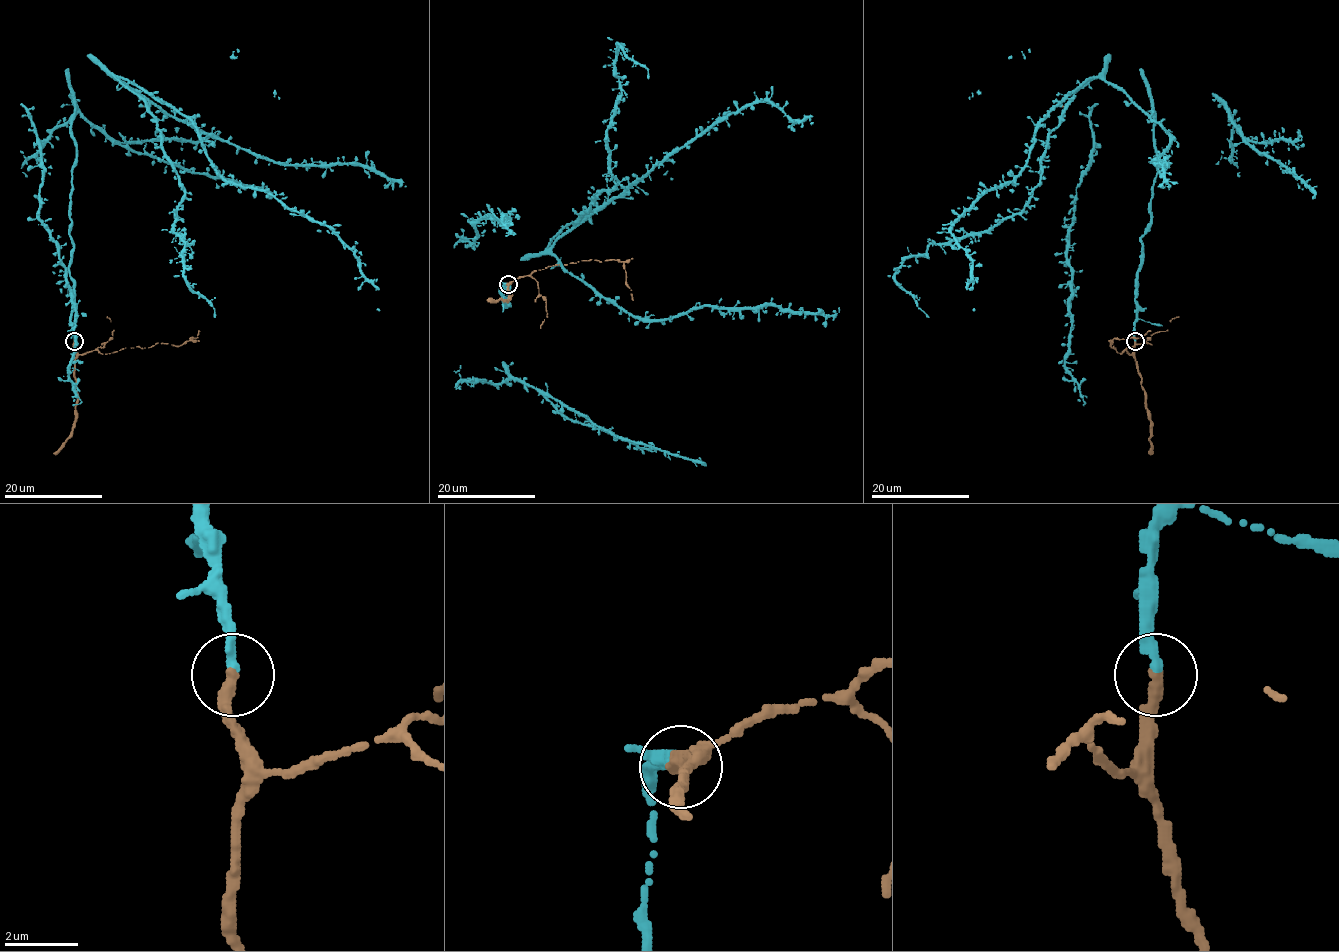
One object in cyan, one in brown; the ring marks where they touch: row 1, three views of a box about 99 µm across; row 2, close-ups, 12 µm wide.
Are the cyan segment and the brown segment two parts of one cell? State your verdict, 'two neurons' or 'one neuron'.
one neuron

